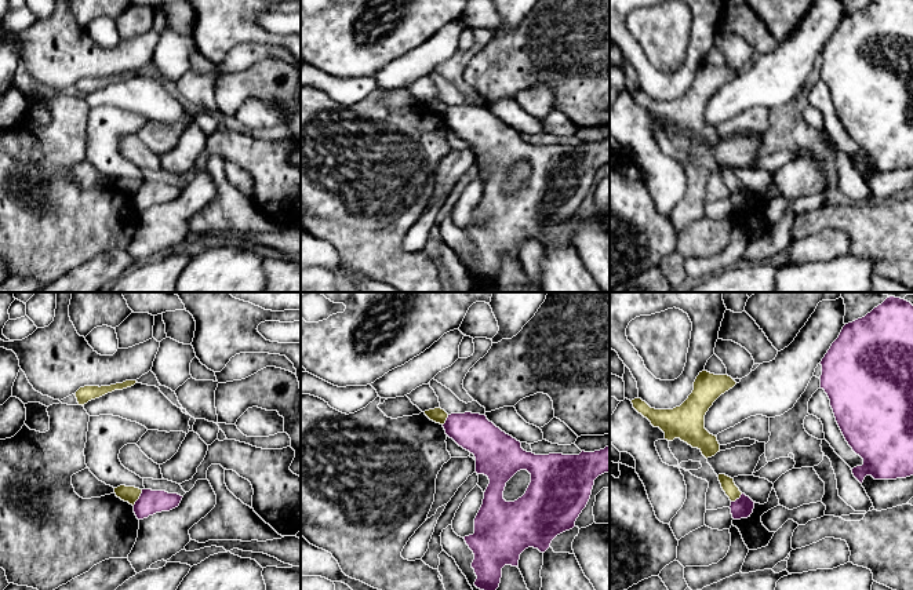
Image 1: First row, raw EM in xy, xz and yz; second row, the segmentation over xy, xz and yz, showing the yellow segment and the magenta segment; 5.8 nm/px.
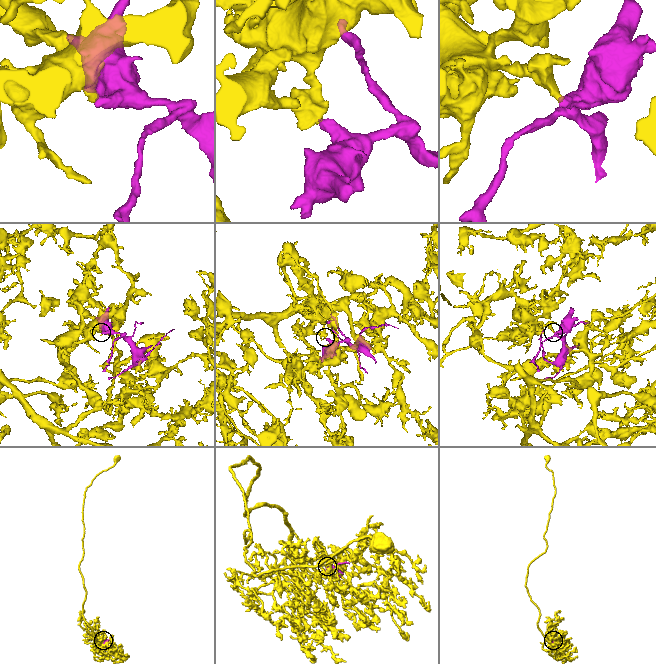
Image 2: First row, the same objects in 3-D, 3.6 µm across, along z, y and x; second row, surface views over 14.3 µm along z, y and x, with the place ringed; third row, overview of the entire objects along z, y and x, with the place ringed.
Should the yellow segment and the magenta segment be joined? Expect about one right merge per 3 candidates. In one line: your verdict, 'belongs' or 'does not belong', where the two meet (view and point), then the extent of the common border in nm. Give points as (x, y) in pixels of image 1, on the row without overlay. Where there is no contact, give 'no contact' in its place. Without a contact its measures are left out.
does not belong; meets yellow in xy at (138, 189); contact 110 nm long

